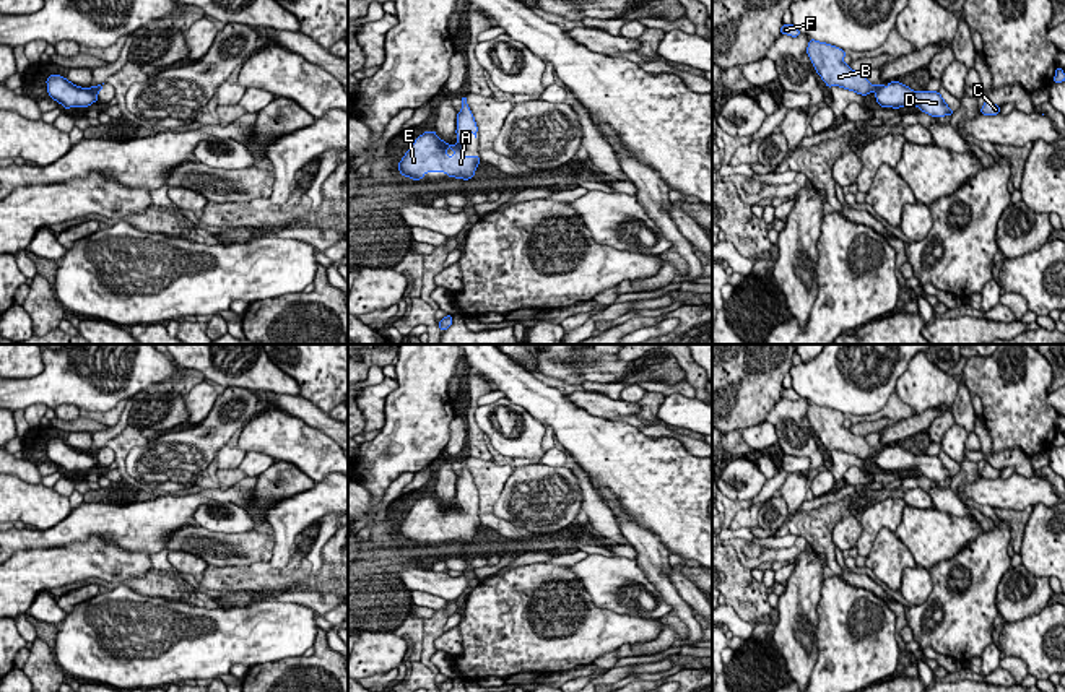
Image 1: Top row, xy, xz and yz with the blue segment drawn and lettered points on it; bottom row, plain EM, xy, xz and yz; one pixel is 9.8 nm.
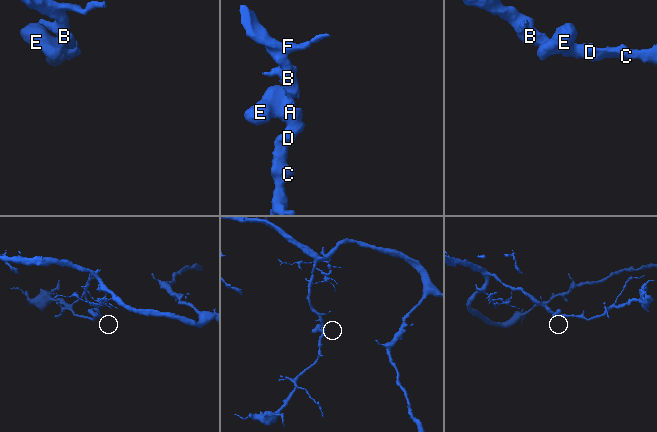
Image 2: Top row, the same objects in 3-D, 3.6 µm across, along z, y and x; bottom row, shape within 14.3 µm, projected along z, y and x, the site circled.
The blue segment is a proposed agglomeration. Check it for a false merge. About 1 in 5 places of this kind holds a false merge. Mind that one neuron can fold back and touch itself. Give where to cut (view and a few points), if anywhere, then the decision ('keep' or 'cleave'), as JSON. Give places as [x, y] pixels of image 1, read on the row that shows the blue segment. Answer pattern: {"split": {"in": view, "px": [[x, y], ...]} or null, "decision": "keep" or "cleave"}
{"split": null, "decision": "keep"}

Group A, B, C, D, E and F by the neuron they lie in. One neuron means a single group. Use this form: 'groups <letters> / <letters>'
groups A B C D E F

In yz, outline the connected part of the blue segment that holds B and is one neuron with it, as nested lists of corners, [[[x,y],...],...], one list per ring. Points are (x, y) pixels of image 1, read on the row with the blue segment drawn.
[[[810,39],[806,54],[816,73],[821,76],[828,88],[841,86],[862,96],[867,96],[873,91],[876,102],[881,107],[899,109],[917,106],[922,112],[932,117],[954,114],[938,91],[933,93],[925,89],[917,93],[899,81],[889,81],[886,88],[883,83],[873,86],[863,73],[854,71],[842,62],[845,50],[836,45]]]

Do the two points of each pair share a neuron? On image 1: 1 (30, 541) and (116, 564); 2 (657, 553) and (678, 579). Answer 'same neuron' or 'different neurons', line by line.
1: different neurons
2: different neurons

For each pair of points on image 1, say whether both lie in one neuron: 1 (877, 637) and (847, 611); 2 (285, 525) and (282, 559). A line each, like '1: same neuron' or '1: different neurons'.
1: same neuron
2: same neuron

